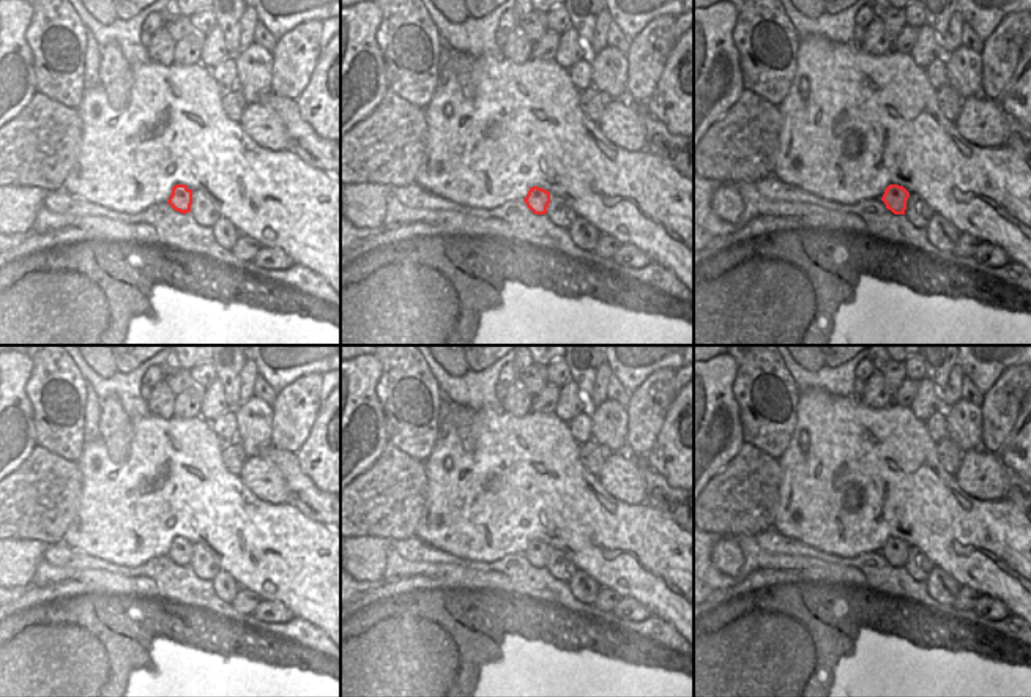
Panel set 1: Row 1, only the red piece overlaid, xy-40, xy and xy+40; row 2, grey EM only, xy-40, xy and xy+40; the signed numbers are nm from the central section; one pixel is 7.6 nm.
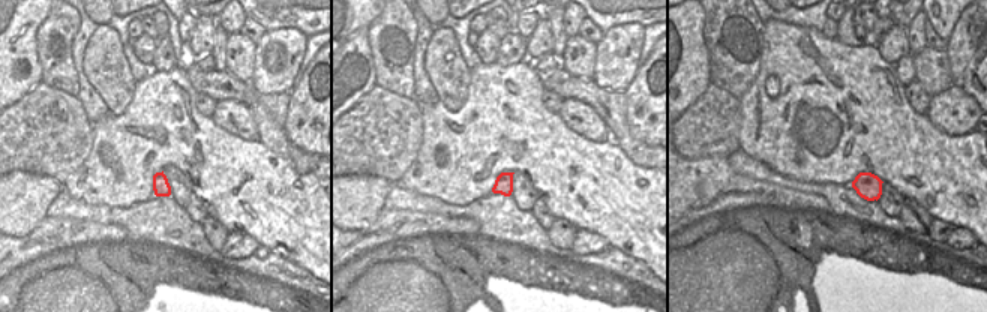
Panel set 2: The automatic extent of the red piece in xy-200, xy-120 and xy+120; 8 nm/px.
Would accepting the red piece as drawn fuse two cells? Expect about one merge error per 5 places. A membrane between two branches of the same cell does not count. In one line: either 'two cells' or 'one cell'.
one cell

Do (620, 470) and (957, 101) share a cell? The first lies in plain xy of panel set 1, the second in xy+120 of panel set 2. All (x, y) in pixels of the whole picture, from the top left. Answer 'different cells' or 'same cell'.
same cell

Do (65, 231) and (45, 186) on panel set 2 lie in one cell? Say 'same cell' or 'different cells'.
different cells

